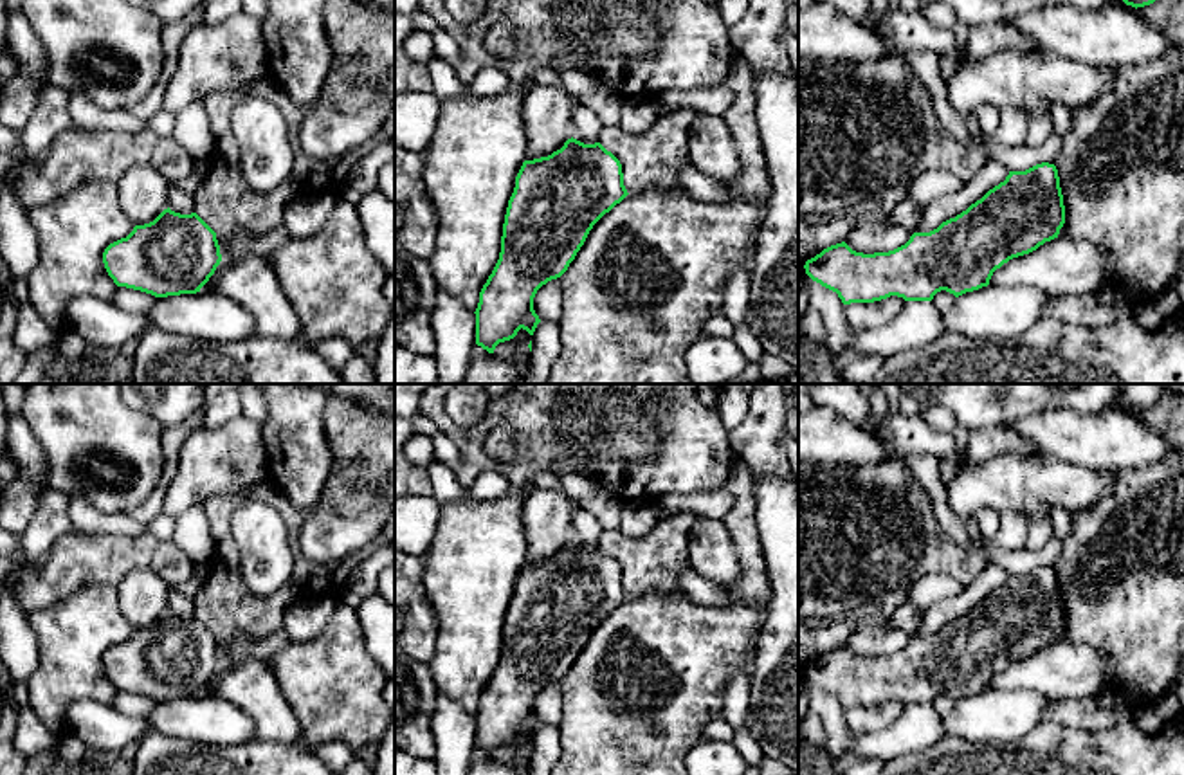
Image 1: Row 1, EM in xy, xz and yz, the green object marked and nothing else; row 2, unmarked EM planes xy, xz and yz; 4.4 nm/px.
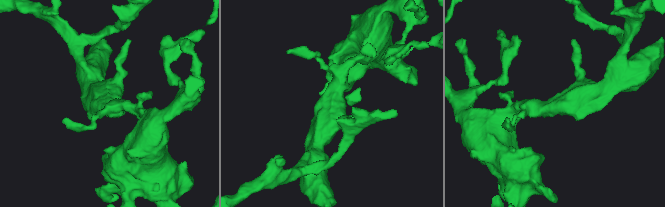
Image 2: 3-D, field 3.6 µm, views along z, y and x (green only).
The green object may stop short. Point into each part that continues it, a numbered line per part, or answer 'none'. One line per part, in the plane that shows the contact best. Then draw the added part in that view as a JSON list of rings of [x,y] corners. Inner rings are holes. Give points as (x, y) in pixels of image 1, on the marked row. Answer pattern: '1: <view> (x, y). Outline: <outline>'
1: yz (992, 173). Outline: [[[988,160],[959,191],[934,198],[924,209],[915,232],[930,232],[943,222],[955,218],[989,189],[1006,180],[1009,169],[997,160]]]

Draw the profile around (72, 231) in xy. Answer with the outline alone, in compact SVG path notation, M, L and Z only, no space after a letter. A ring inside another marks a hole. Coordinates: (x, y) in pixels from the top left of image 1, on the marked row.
M103 180L83 182L54 202L27 209L27 216L40 249L40 261L25 278L29 301L61 337L70 330L65 308L74 297L114 297L119 287L105 269L103 252L135 225L119 205L117 186Z

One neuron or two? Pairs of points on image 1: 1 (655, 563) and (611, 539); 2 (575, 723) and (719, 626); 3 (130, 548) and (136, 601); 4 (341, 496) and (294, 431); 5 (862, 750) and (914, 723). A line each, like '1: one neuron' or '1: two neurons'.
1: one neuron
2: one neuron
3: two neurons
4: two neurons
5: one neuron

